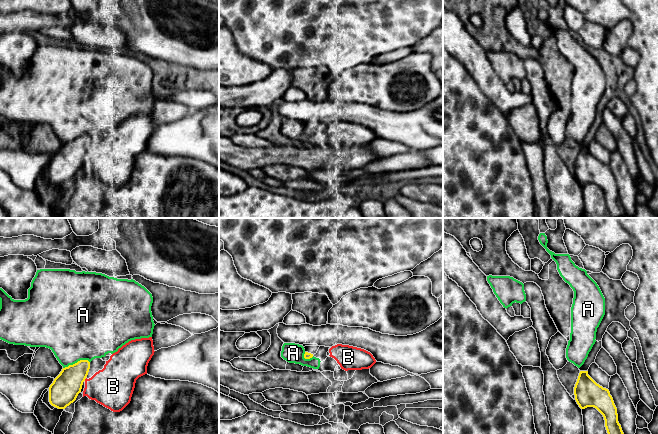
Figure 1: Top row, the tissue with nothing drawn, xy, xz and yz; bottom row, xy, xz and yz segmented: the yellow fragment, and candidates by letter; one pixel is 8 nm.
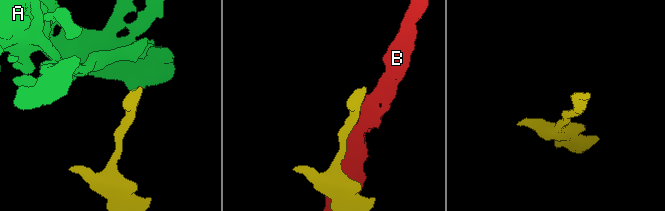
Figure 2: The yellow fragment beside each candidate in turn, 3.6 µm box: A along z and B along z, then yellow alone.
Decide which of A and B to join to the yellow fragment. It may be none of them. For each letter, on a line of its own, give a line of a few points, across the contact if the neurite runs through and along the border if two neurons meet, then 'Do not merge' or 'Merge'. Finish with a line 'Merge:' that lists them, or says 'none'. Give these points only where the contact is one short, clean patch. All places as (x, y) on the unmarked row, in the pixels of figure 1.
A: Line: xy (89, 137), (78, 136), (63, 144). Do not merge
B: Do not merge
Merge: none

